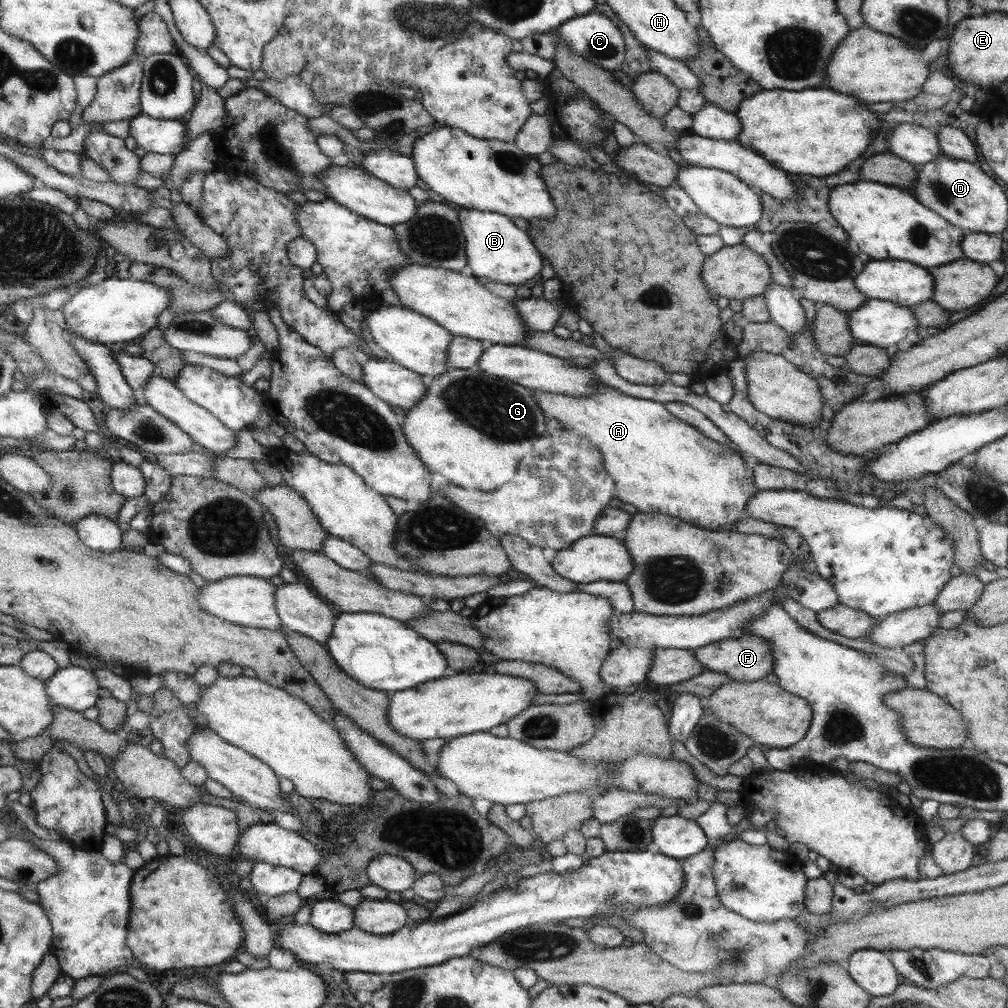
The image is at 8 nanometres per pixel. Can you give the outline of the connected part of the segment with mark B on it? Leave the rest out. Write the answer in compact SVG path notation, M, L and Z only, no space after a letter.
M459 210L457 222L465 241L466 264L471 275L495 289L510 290L531 280L541 268L541 256L532 238L502 214L481 210Z

